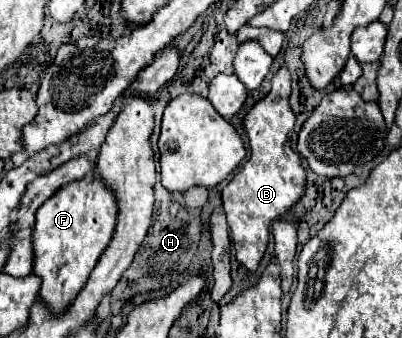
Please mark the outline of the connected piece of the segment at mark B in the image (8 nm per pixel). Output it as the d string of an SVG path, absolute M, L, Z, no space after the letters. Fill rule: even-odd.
M281 67L271 79L269 99L267 100L267 95L259 99L243 119L243 129L249 137L251 155L243 163L241 171L231 177L231 183L223 187L221 193L223 209L227 213L227 223L235 243L237 261L241 261L249 271L257 269L267 249L267 233L271 223L281 219L281 215L303 197L307 185L299 155L291 149L291 145L287 145L295 125L295 113L289 105L289 93L291 75L287 67Z

